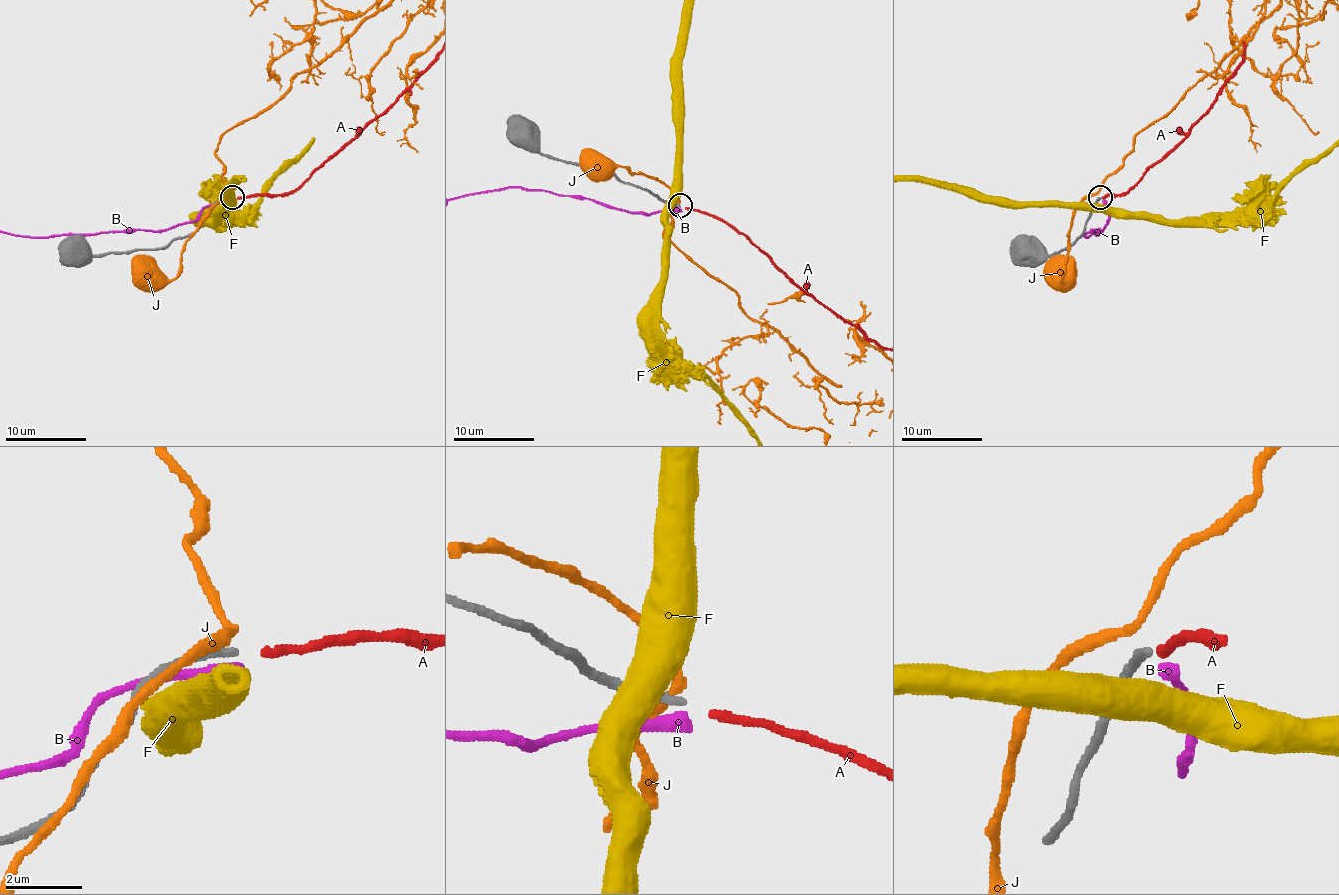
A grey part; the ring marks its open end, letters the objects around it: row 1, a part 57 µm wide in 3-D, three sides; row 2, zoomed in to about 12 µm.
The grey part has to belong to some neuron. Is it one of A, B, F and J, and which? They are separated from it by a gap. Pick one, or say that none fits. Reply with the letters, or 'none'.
A

